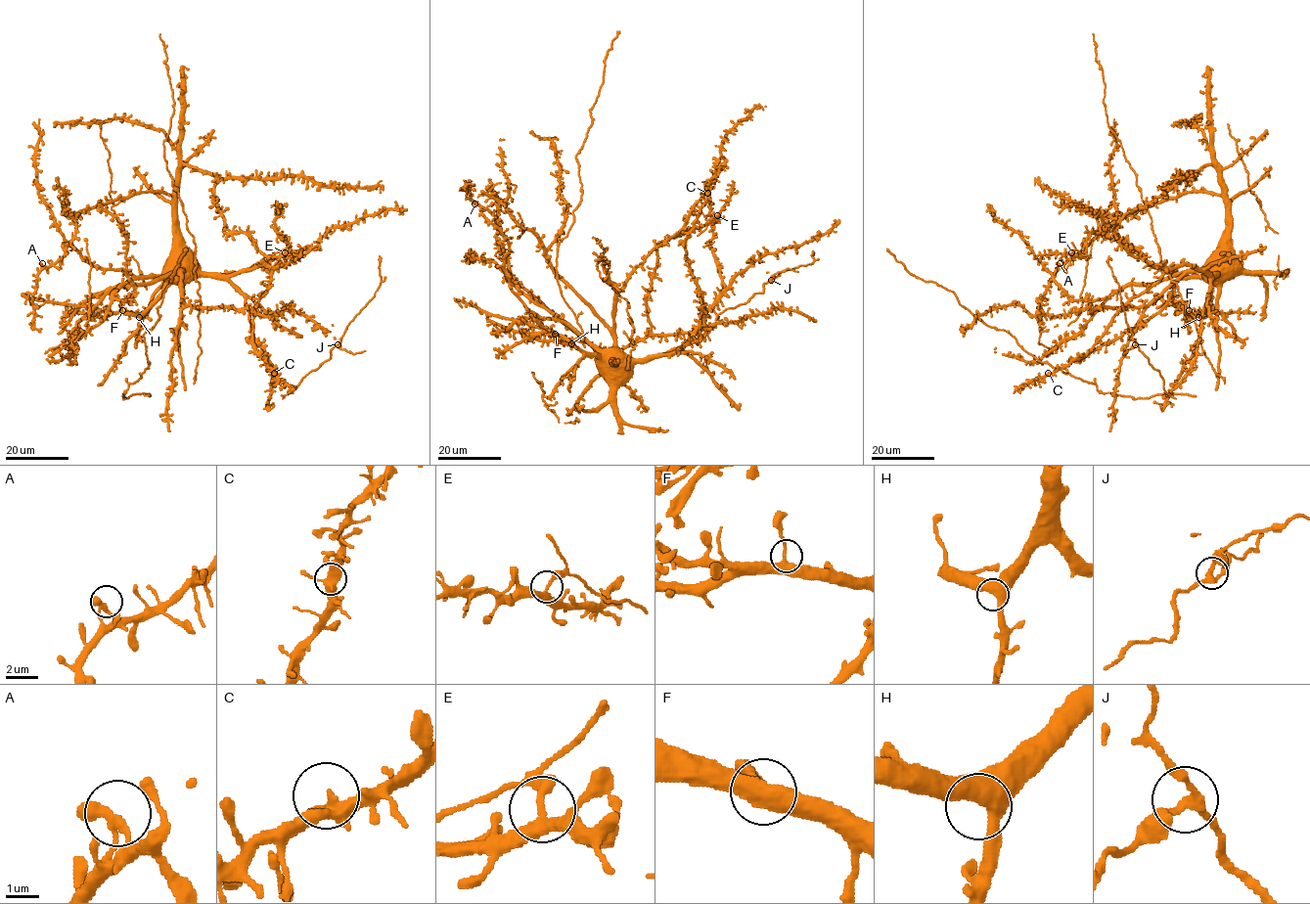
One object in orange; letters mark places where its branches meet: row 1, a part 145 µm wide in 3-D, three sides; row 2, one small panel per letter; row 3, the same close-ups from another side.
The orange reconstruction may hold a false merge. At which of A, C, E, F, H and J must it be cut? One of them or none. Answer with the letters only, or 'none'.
E

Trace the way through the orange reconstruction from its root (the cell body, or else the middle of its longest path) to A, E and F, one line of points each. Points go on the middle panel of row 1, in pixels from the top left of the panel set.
A: (612, 361), (607, 370), (587, 343), (516, 280), (508, 259), (508, 239), (497, 219), (474, 203)
E: (612, 361), (607, 370), (625, 348), (650, 333), (646, 295), (657, 248), (717, 215)
F: (612, 361), (585, 356), (555, 334)

